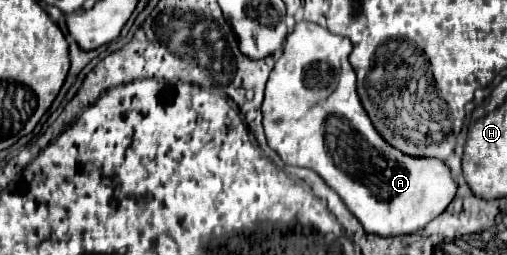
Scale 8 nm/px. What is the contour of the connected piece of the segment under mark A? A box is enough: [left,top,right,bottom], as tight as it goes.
[262,21,458,237]

